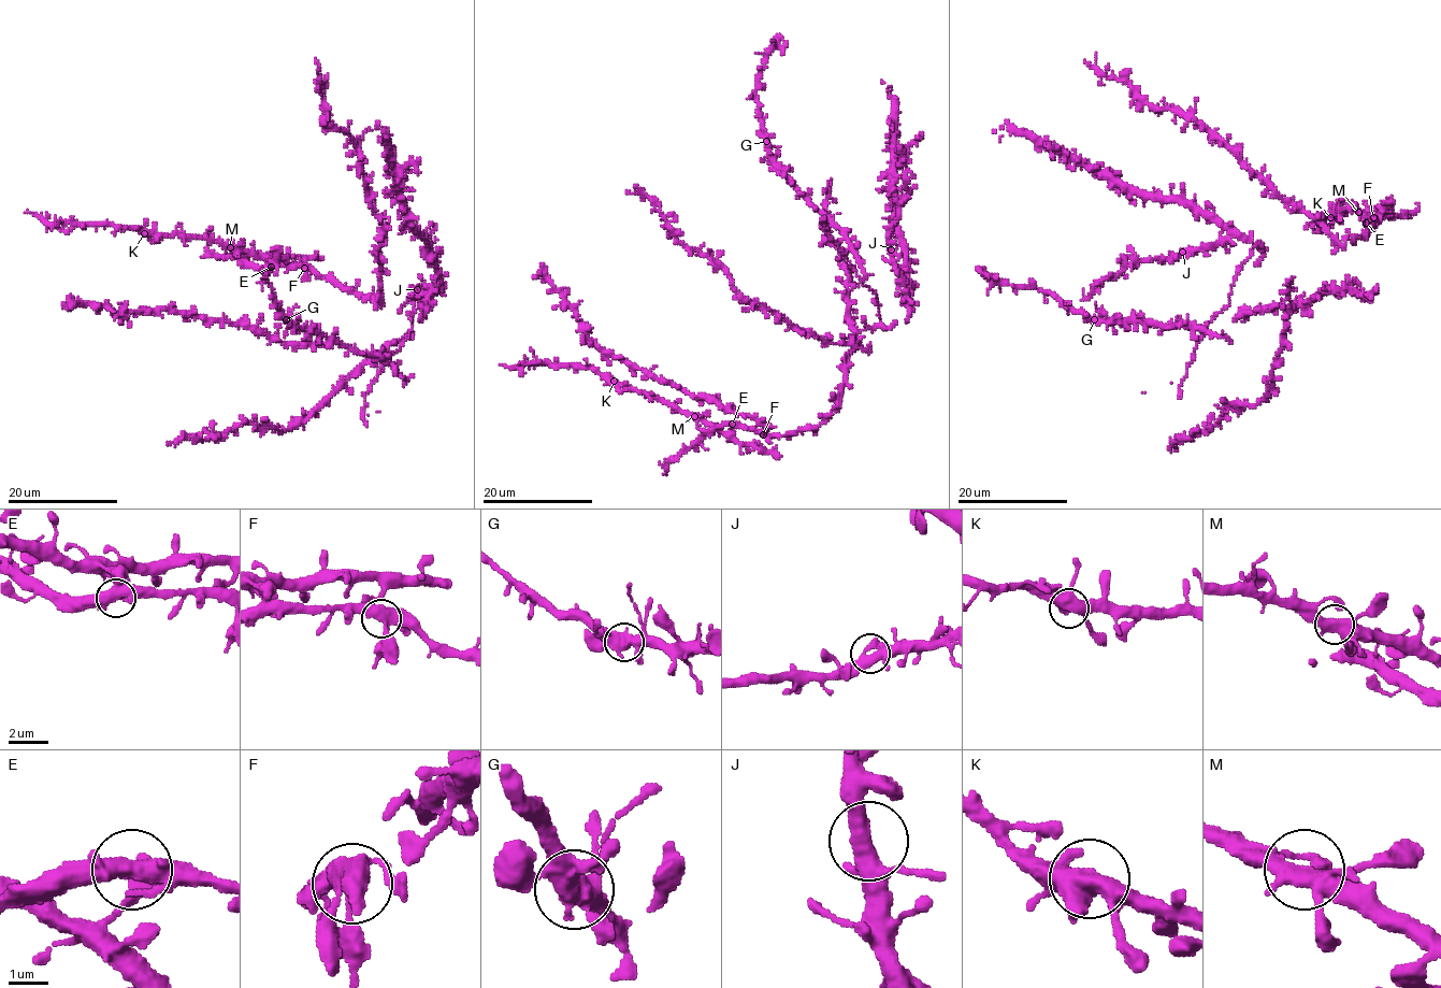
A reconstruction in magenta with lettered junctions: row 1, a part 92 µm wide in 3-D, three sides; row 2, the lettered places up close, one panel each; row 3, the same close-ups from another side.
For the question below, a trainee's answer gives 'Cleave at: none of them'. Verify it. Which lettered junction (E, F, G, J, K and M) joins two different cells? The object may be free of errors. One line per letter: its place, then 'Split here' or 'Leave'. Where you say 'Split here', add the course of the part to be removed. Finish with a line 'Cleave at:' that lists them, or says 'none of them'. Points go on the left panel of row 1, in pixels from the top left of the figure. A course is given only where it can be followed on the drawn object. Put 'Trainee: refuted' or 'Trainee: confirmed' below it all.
E: Place: (271, 267). Leave
F: Place: (304, 268). Leave
G: Place: (286, 319). Leave
J: Place: (417, 289). Leave
K: Place: (144, 233). Leave
M: Place: (230, 247). Leave
Cleave at: none of them
Trainee: confirmed

